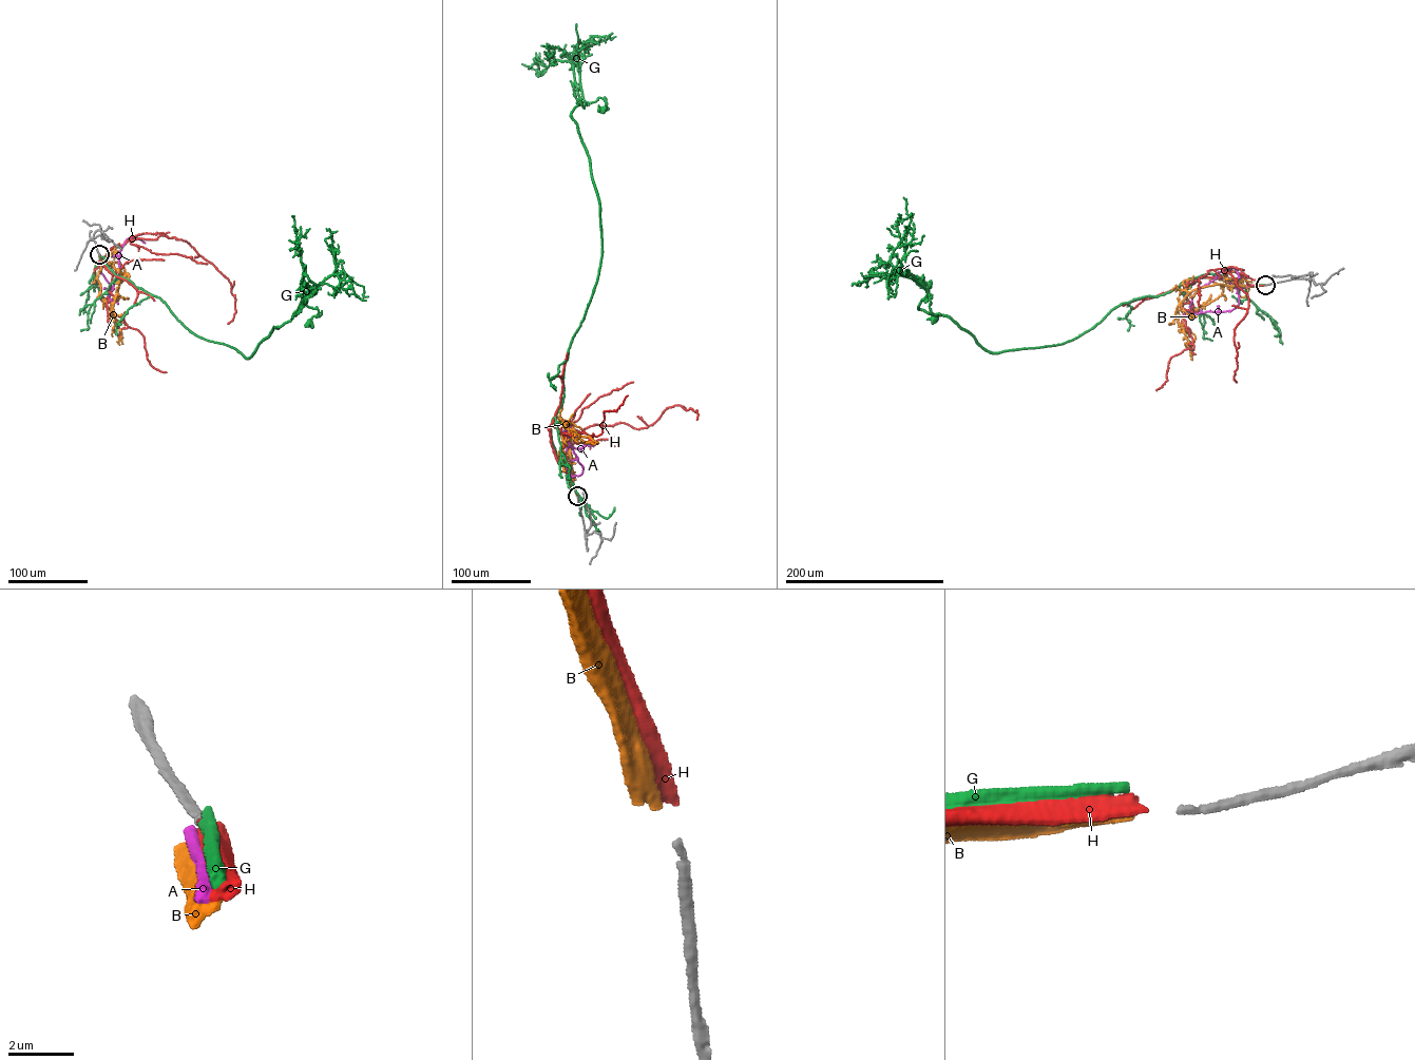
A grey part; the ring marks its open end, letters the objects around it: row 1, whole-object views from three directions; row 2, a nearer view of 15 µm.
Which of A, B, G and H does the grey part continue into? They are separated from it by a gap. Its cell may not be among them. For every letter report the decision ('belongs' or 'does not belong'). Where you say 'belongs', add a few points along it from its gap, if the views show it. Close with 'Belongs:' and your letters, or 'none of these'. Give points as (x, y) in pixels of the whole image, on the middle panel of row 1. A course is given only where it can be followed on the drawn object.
A: does not belong
B: does not belong
G: does not belong
H: does not belong
Belongs: none of these

